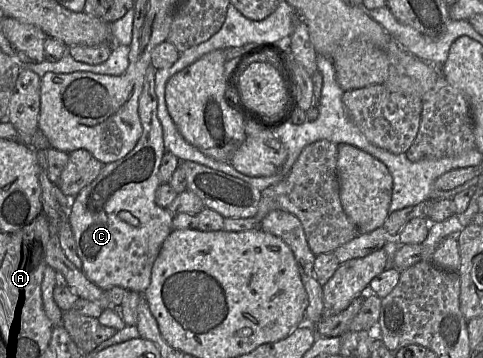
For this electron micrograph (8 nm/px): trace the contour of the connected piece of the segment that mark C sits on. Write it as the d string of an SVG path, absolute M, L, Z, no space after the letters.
M149 62L138 102L143 131L137 144L123 158L103 166L99 175L75 196L70 213L82 270L103 290L118 286L143 294L151 282L152 267L162 244L173 230L173 215L155 200L156 190L162 184L159 168L166 151L157 116L156 71Z

